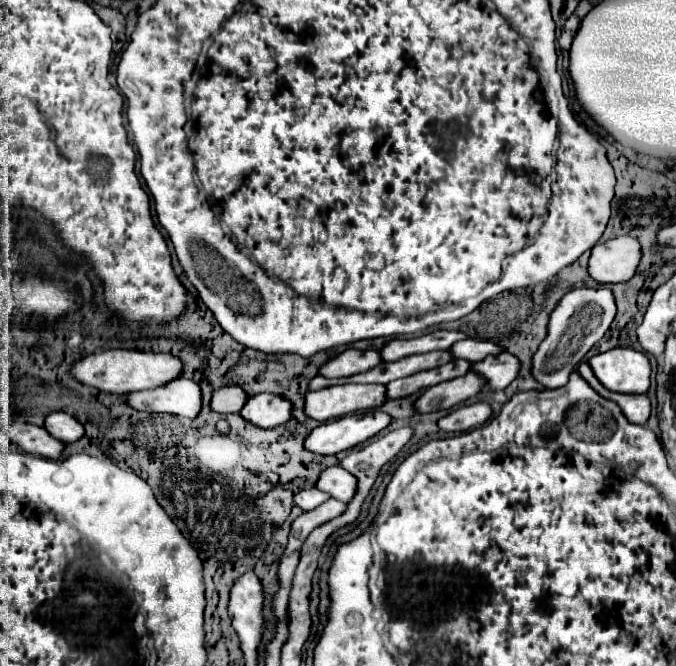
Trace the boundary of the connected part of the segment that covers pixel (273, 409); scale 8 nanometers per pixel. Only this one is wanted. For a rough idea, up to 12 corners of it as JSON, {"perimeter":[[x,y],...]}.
{"perimeter":[[254,394],[240,416],[260,428],[290,418],[292,404],[276,394]]}

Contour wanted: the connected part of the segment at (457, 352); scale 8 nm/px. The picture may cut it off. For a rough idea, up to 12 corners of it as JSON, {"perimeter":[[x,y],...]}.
{"perimeter":[[466,338],[448,352],[452,358],[480,362],[502,348],[486,340]]}

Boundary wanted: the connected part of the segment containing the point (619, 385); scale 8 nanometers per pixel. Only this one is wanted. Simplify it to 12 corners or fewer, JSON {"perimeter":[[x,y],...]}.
{"perimeter":[[612,348],[588,362],[612,392],[646,394],[650,360]]}

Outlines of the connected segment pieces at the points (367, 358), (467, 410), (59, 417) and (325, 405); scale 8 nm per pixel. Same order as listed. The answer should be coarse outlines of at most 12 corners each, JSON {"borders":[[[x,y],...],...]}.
{"borders":[[[348,348],[320,366],[324,378],[342,378],[380,364],[378,350]],[[486,402],[460,406],[438,420],[444,432],[468,432],[492,416]],[[66,412],[48,414],[44,428],[66,444],[80,440],[84,426]],[[344,384],[304,394],[318,422],[386,402],[380,384]]]}

